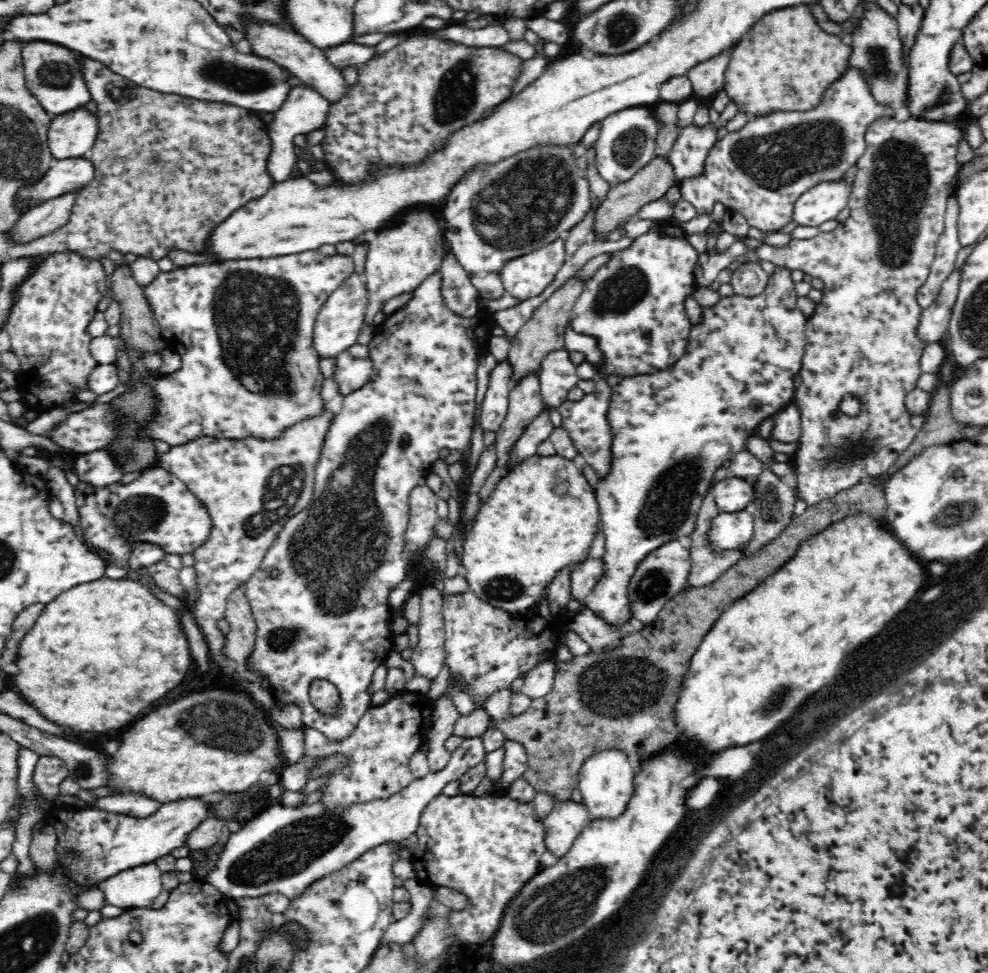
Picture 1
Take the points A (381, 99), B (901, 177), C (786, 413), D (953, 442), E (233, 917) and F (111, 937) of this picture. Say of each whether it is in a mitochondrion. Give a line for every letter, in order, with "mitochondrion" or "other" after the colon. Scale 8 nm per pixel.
A: other
B: mitochondrion
C: other
D: other
E: other
F: other

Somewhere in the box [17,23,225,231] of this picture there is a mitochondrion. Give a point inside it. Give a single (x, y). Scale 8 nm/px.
(53, 72)

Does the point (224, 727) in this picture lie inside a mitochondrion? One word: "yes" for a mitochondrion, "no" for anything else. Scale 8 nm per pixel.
yes

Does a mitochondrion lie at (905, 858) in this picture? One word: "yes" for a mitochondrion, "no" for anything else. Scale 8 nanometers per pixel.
no

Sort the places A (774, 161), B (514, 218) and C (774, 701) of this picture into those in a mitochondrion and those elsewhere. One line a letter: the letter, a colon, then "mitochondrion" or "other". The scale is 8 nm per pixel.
A: mitochondrion
B: mitochondrion
C: mitochondrion

